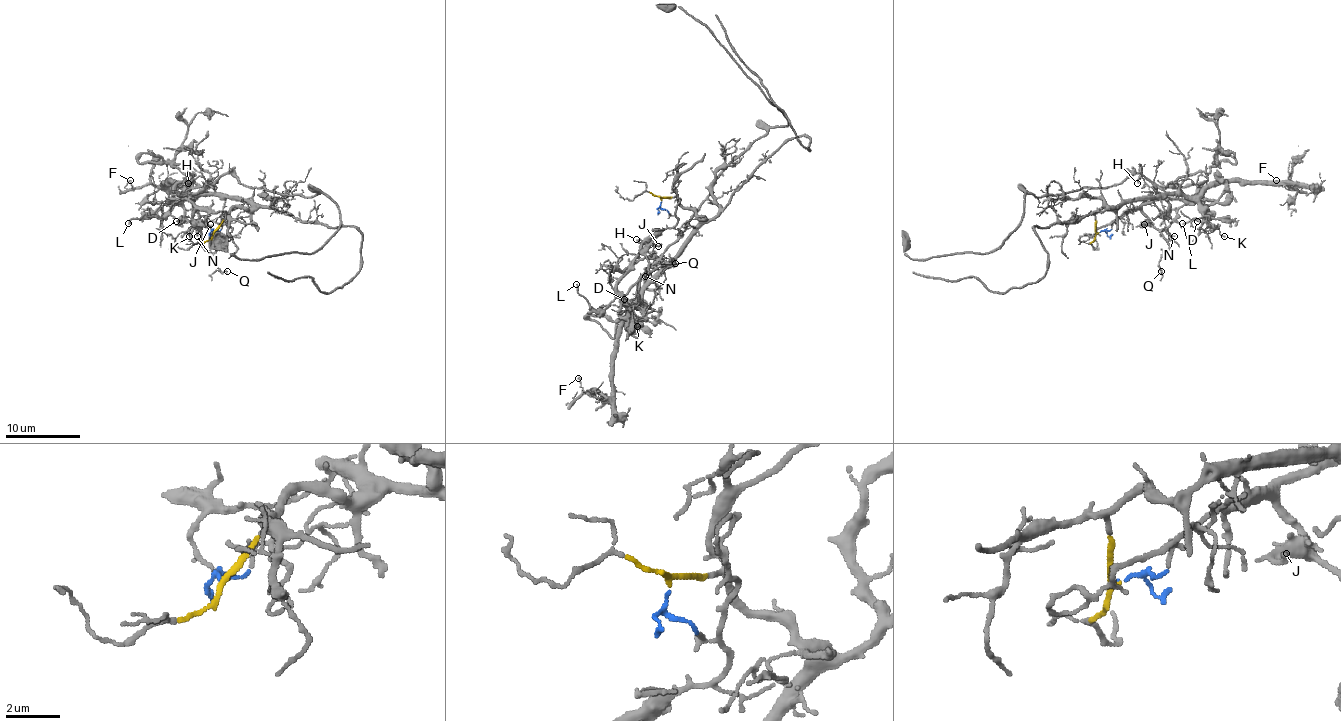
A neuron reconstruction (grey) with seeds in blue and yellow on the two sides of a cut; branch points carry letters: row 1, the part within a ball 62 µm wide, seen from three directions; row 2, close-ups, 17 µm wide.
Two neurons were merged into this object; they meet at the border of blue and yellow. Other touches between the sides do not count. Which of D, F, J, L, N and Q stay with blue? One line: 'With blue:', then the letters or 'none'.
With blue: D, J, L, N, Q

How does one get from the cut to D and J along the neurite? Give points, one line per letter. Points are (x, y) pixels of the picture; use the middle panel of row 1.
D: (661, 200), (677, 222), (663, 228), (642, 246), (633, 267), (616, 285), (631, 306), (624, 298)
J: (661, 200), (664, 209), (677, 222), (670, 228), (657, 230), (644, 241), (642, 250), (653, 244), (659, 246)

